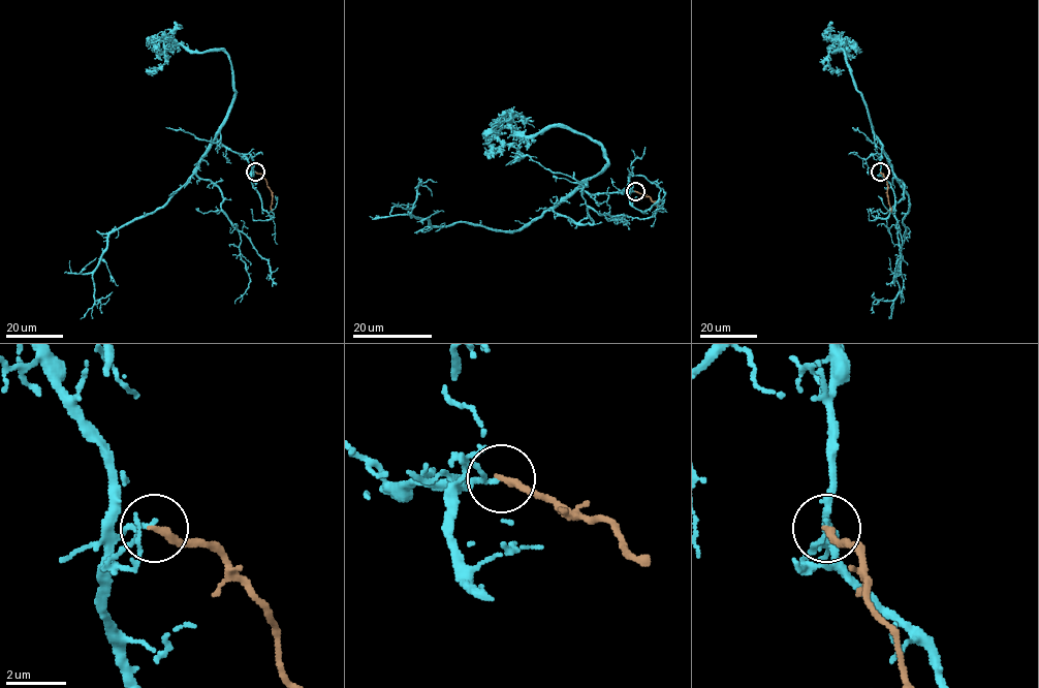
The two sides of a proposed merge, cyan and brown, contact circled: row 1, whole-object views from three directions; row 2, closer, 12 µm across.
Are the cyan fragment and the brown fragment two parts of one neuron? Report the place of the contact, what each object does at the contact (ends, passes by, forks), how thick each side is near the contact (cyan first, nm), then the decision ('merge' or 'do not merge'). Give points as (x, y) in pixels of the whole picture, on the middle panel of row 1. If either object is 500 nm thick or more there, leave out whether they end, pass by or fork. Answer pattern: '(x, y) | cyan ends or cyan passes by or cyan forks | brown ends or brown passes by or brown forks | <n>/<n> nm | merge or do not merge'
(635, 191) | cyan passes by | brown ends | 100/240 nm | do not merge

